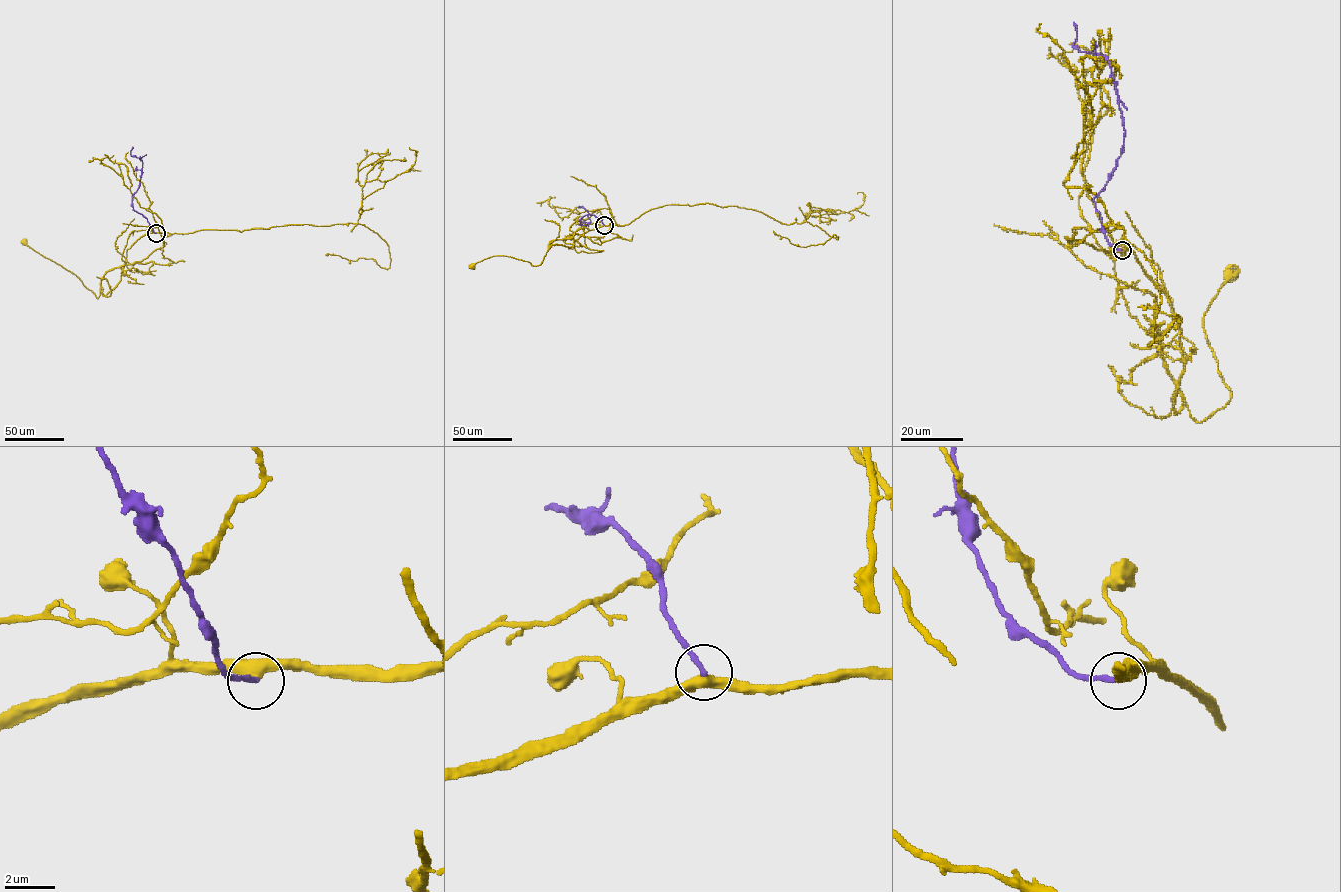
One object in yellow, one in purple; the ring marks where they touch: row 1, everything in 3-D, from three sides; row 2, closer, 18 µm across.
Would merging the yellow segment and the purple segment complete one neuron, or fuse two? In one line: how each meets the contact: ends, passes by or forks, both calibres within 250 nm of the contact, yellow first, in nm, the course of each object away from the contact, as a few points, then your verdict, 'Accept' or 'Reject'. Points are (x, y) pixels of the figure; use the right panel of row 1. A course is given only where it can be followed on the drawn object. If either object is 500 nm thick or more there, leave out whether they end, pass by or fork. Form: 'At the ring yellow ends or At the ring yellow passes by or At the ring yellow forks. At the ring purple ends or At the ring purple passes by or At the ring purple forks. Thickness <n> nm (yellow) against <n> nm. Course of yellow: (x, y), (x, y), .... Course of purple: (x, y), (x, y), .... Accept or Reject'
At the ring yellow passes by. At the ring purple ends. Thickness 440 nm (yellow) against 200 nm. Course of yellow: (1122, 250), (1178, 319), (1183, 372), (1173, 410), (1185, 402), (1198, 422), (1230, 398), (1202, 324), (1230, 269). Course of purple: (1122, 250), (1108, 240), (1093, 200), (1121, 154), (1124, 122), (1110, 64), (1102, 55), (1075, 48), (1074, 22). Accept

